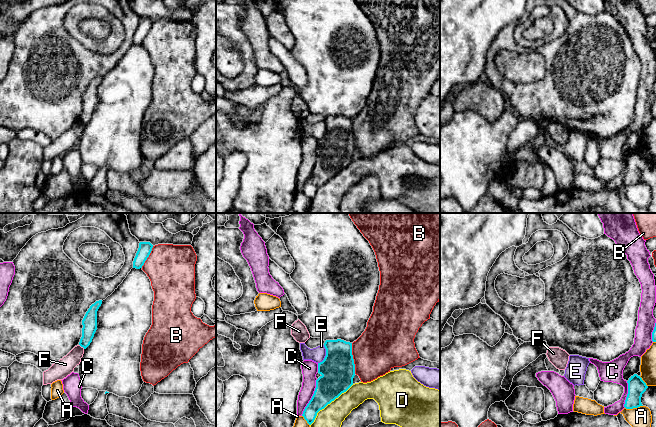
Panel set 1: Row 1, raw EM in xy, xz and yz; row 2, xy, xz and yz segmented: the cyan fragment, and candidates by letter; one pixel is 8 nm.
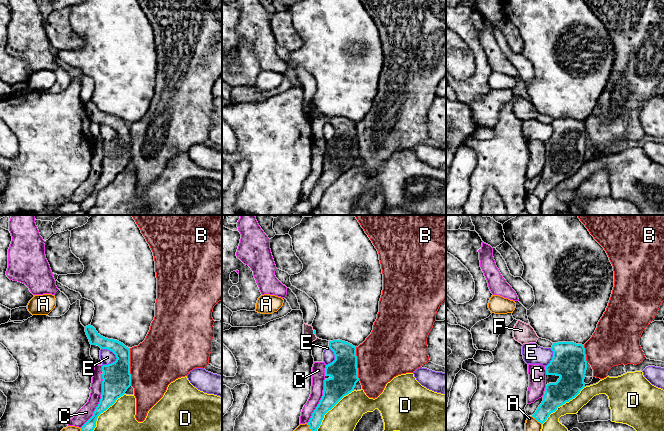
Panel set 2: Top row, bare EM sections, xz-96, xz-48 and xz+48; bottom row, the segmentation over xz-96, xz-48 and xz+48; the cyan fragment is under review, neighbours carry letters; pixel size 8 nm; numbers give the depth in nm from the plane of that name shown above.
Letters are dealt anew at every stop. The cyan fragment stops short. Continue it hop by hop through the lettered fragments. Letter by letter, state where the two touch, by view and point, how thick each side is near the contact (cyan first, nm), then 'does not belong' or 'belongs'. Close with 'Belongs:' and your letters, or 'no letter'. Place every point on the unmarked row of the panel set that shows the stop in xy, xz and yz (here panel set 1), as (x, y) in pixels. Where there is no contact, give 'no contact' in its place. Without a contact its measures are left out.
A: yz (633, 183) | 140/180 nm | does not belong
B: xz (352, 134) | 280/380 nm | does not belong
C: xz (312, 173) | 240/130 nm | does not belong
D: xz (329, 179) | 260/260 nm | does not belong
E: xz (326, 131) | 280/120 nm | does not belong
F: xy (82, 122) | 120/140 nm | does not belong
Belongs: no letter

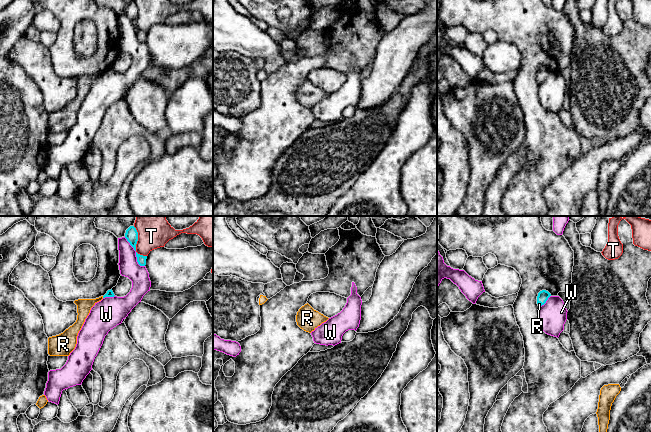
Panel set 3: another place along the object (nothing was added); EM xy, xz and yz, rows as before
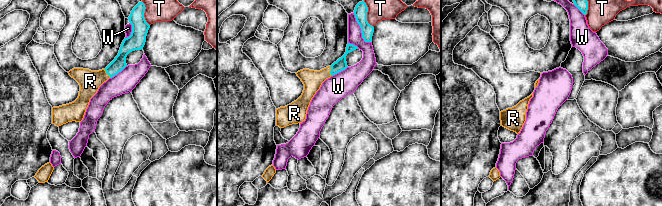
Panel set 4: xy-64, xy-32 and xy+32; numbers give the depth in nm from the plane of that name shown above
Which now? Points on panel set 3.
R: yz (539, 78) | 90/20 nm | belongs
T: xy (136, 19) | 100/200 nm | does not belong
W: xy (136, 29) | 70/160 nm | does not belong
Belongs: R

